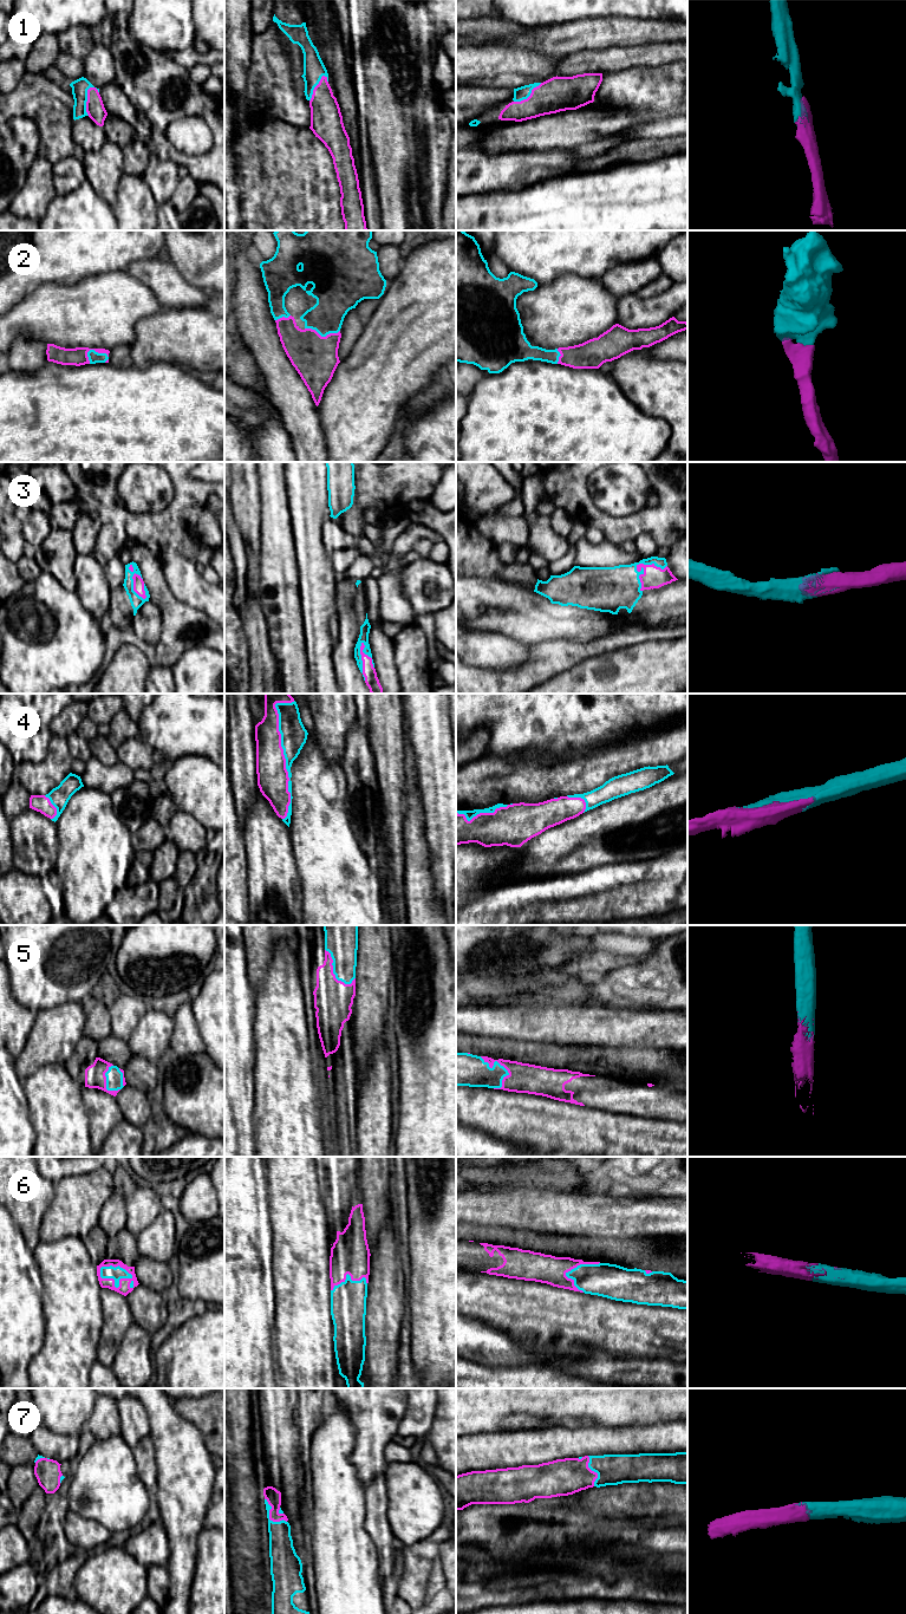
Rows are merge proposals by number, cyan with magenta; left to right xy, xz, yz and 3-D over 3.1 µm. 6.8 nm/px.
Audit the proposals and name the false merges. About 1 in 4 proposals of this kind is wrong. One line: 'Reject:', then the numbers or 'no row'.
Reject: no row

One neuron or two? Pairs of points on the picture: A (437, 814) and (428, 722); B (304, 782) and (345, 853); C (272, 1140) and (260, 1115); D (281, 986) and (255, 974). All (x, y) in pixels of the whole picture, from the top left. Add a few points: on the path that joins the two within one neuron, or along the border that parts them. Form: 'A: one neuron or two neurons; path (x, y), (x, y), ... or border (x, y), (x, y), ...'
A: one neuron; path (437, 792), (437, 765), (432, 744)
B: one neuron; path (319, 800), (319, 827), (327, 835)
C: one neuron; path (272, 1134), (272, 1127), (266, 1121)
D: two neurons; border (273, 950), (266, 977), (256, 995)

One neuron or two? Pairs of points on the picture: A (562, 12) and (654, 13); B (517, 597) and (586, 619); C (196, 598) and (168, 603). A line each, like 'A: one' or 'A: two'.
A: one
B: one
C: two

